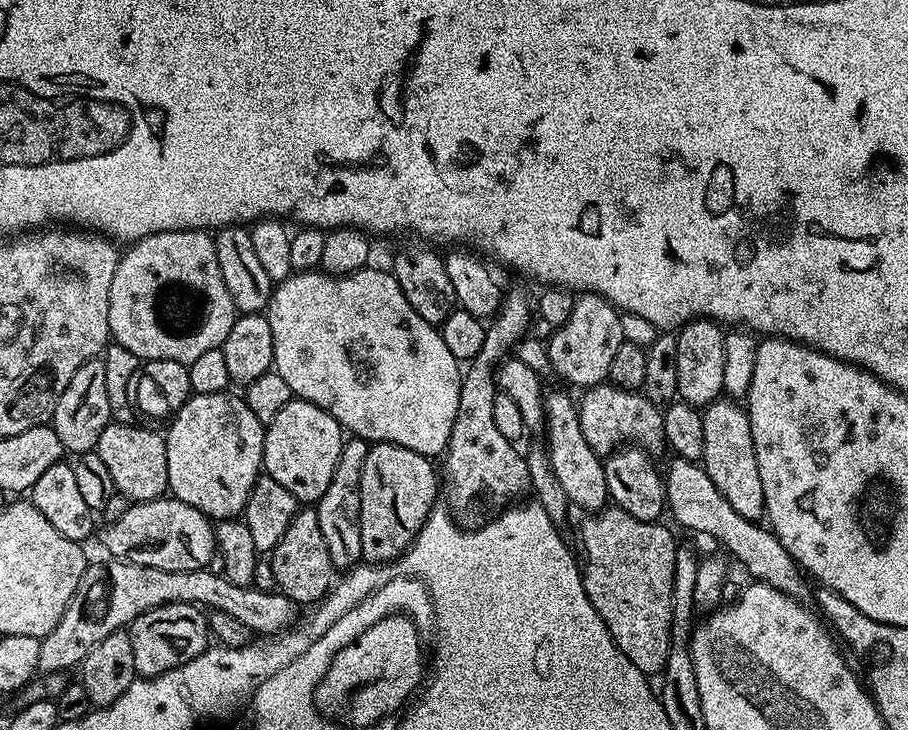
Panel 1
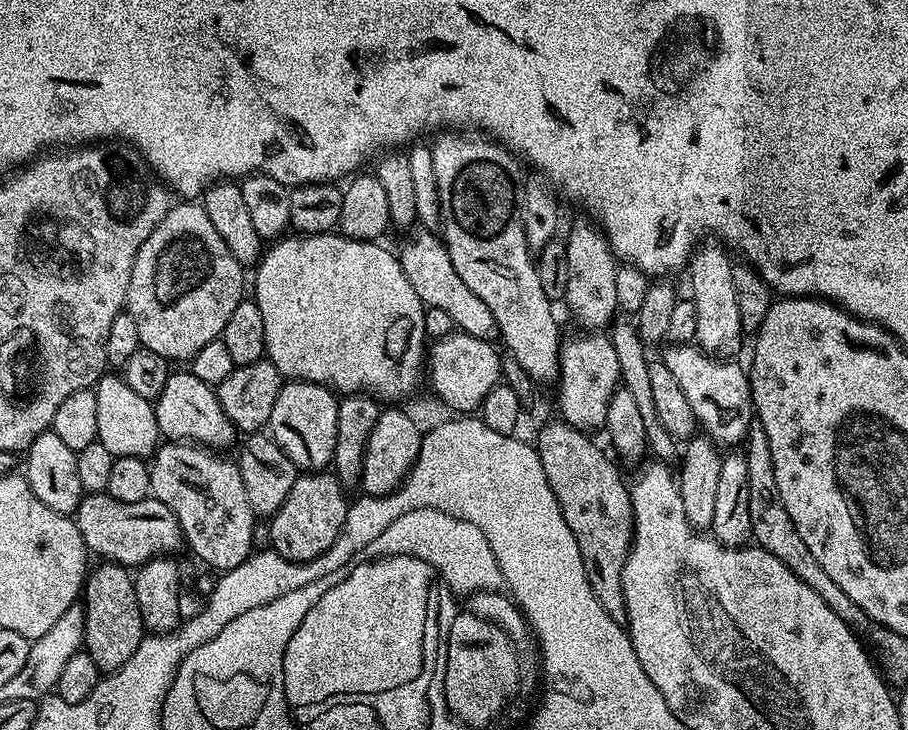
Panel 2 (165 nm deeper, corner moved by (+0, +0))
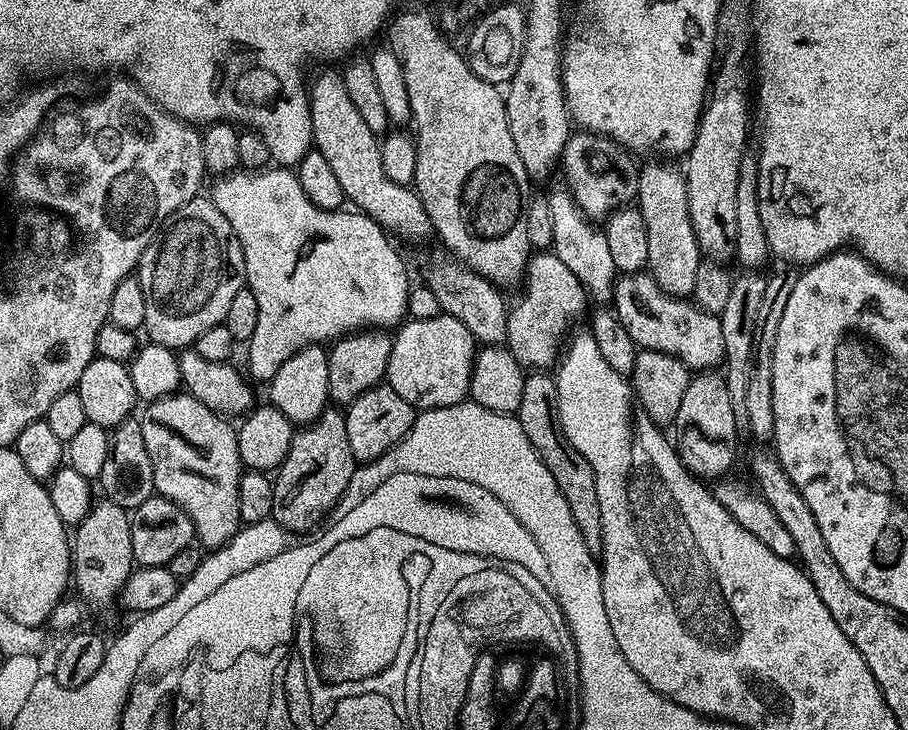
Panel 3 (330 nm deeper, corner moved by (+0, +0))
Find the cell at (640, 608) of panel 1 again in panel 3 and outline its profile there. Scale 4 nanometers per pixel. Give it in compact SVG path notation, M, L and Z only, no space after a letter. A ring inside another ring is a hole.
M532 370L525 375L522 386L522 406L514 413L519 420L526 438L530 438L530 446L542 458L546 470L554 474L554 482L558 482L558 490L562 490L562 498L566 498L566 506L570 506L570 514L574 514L574 522L578 522L578 530L582 530L582 538L593 554L599 553L602 546L602 522L598 510L598 498L594 486L594 470L590 470L590 462L570 446L566 434L558 418L558 390L556 381L547 371Z

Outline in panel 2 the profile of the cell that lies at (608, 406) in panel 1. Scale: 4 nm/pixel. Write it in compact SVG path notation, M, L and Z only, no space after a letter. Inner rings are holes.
M592 330L589 336L565 339L560 345L560 412L567 424L579 432L591 433L592 428L604 428L608 403L617 388L621 387L618 354L614 354L611 339L603 331Z

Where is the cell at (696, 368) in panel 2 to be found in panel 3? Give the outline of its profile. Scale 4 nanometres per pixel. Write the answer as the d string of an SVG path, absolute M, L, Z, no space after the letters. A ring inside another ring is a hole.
M647 271L621 275L612 289L611 303L637 349L665 352L678 358L690 370L712 370L723 361L719 315L702 310L691 299L670 295Z

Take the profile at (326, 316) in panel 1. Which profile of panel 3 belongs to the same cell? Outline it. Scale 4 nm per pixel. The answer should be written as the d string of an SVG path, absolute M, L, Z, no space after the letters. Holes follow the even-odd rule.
M269 166L259 170L232 170L227 174L221 175L217 180L220 181L213 186L210 199L215 204L216 209L226 218L226 222L230 222L234 234L240 240L240 245L244 251L244 278L246 286L252 291L254 298L258 298L258 326L254 326L254 334L246 342L246 348L248 348L248 368L246 367L246 372L253 381L272 381L274 374L278 374L278 366L282 366L282 362L286 362L286 358L298 354L298 350L302 350L307 344L324 346L329 342L339 340L341 336L346 336L350 332L365 328L388 330L393 326L399 325L405 319L408 311L408 290L410 287L408 272L404 269L404 264L400 261L400 256L396 253L395 246L391 244L393 241L390 239L389 233L385 232L379 224L373 222L369 216L365 216L359 210L348 210L352 212L337 210L331 212L330 210L322 210L318 206L314 206L314 202L310 202L310 198L306 198L306 193L302 191L300 179L297 178L295 171L288 166Z

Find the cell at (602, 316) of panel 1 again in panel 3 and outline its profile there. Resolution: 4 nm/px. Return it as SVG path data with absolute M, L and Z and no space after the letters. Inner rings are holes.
M576 130L569 135L564 153L560 156L566 187L578 206L593 222L603 221L618 208L631 205L640 190L640 174L629 149L601 136L599 132ZM601 219L601 220L600 220Z

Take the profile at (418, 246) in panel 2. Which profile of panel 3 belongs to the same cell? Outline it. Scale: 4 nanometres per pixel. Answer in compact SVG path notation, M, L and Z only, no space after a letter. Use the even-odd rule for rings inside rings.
M324 72L313 84L311 81L308 88L308 106L312 110L312 143L315 151L320 152L322 158L326 158L332 173L342 185L345 201L365 216L369 216L393 237L420 240L425 233L428 234L432 223L420 201L420 195L409 185L394 182L386 174L382 166L377 133L366 126L362 114L358 114L357 108L354 107L354 102L350 102L343 75L336 73L335 76L332 72Z

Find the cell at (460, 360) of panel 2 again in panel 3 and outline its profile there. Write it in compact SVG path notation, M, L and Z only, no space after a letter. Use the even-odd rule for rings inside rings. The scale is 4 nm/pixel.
M441 314L434 318L409 319L395 329L386 383L417 410L463 404L477 351L477 340L458 318Z

